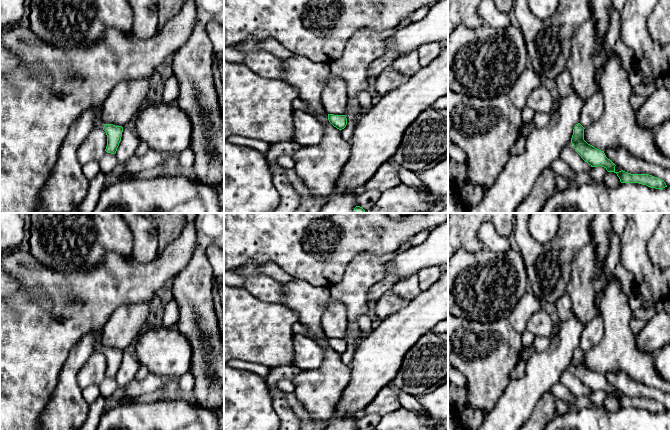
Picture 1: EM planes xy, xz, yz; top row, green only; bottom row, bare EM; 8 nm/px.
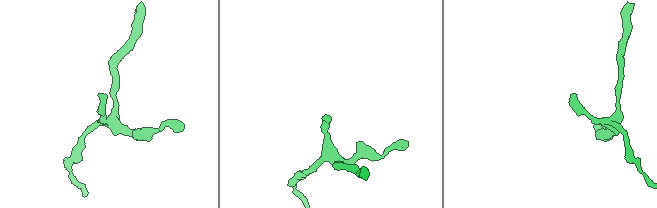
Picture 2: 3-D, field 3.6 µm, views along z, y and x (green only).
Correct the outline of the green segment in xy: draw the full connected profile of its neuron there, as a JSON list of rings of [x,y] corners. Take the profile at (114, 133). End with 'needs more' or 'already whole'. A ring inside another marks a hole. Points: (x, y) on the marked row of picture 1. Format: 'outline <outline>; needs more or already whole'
outline [[[92,106],[89,108],[96,116],[95,128],[99,129],[102,128],[107,135],[107,146],[105,151],[107,153],[115,154],[119,143],[121,141],[123,127],[122,126],[115,126],[113,124],[105,124],[103,121],[100,120],[100,106]]]; needs more

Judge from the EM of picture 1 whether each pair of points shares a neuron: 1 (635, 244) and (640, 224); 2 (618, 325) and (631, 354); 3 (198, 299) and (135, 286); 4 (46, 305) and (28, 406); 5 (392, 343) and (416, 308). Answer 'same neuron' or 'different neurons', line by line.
1: same neuron
2: same neuron
3: different neurons
4: different neurons
5: same neuron

